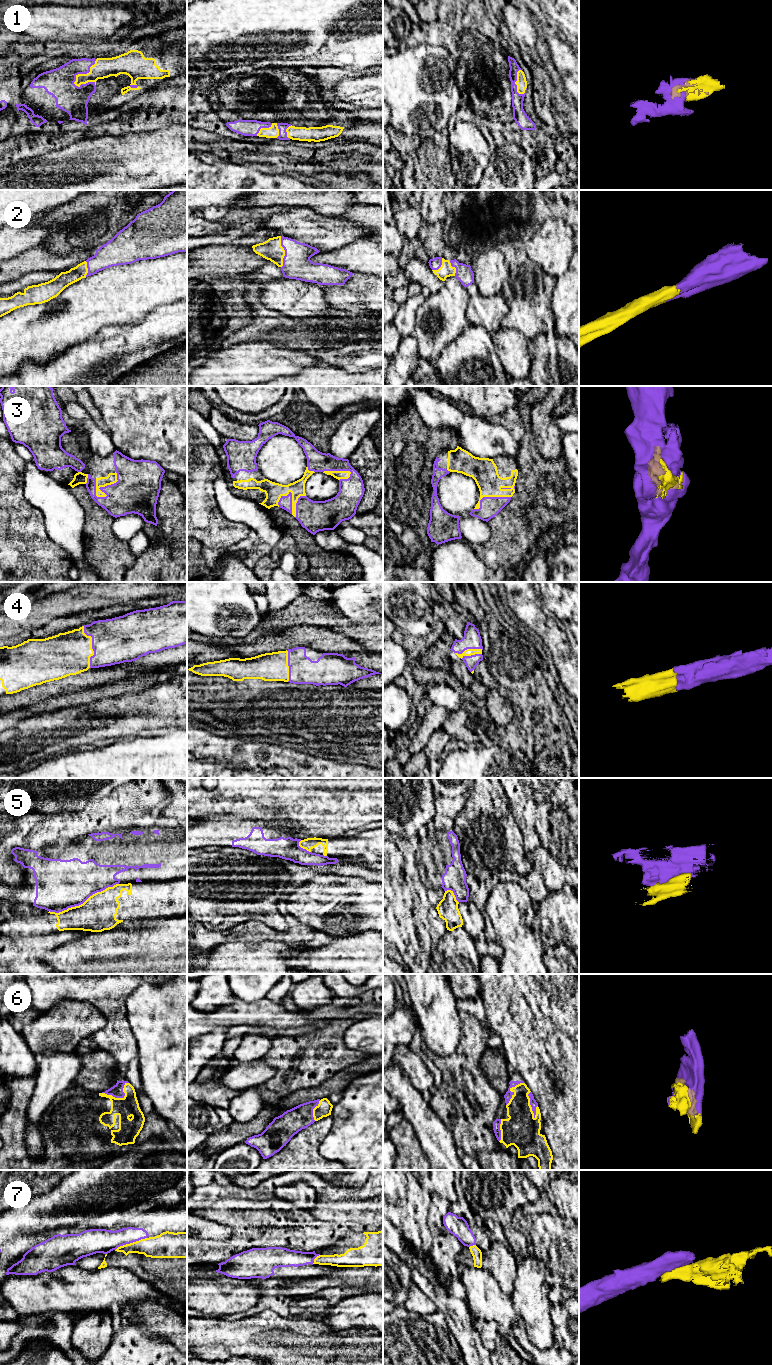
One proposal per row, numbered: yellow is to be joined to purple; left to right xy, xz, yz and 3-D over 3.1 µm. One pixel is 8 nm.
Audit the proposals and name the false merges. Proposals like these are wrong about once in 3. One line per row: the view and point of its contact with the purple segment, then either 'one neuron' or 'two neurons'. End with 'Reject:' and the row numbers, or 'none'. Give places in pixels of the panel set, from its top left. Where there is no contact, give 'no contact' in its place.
1: contact xy (83, 73); one neuron
2: contact xz (285, 252); one neuron
3: contact xy (105, 486); one neuron
4: contact xy (92, 646); one neuron
5: contact xy (83, 902); two neurons
6: contact xy (120, 1097); one neuron
7: contact xy (130, 1242); two neurons
Reject: 5, 7

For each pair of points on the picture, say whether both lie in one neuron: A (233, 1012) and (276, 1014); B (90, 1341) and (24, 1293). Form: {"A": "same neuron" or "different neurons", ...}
{"A": "same neuron", "B": "different neurons"}

